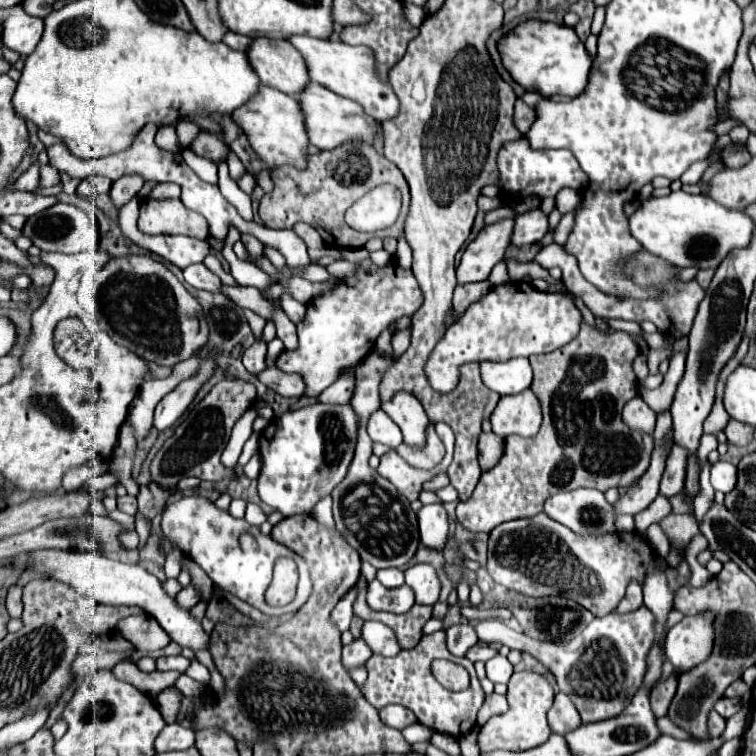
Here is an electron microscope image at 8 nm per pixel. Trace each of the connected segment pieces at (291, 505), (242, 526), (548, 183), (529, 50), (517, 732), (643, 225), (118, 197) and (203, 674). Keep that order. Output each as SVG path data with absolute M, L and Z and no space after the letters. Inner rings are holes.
M315 402L271 420L259 434L261 474L257 492L261 502L283 516L311 514L313 506L345 478L355 452L355 438L355 412L349 404L327 406Z
M185 496L177 502L173 502L171 506L165 508L163 512L163 520L161 520L161 528L163 534L175 542L185 556L189 556L195 564L199 564L207 576L223 590L229 590L231 594L235 594L237 598L245 600L247 604L259 608L261 612L269 614L269 616L281 616L281 614L291 614L295 612L299 606L303 606L303 602L307 602L309 592L311 592L311 580L309 580L309 572L307 572L307 564L303 562L303 558L299 558L295 552L283 548L283 544L275 542L271 536L263 536L259 532L257 526L249 526L245 520L237 520L233 518L229 512L219 510L213 502L199 498L199 496ZM243 532L249 532L255 540L257 540L257 550L253 554L247 554L241 550L239 544L239 536ZM277 558L293 558L297 568L299 568L299 584L297 584L297 596L291 604L287 606L279 606L273 608L265 602L263 594L267 590L267 586L271 584L271 576L273 576L273 566Z
M521 136L519 140L505 142L501 146L497 156L497 168L499 168L497 188L507 202L521 202L531 196L543 200L547 196L553 198L561 188L583 190L583 186L587 186L587 176L579 168L579 162L575 160L571 150L553 150L553 148L535 150L531 148L525 136Z
M539 20L523 22L501 38L499 50L503 66L511 72L513 80L521 84L525 90L535 90L545 98L553 94L577 98L587 88L593 58L587 52L585 44L575 34L575 30L569 26L559 26L555 22L539 22Z
M527 670L515 672L509 680L507 700L509 700L509 710L505 714L489 718L479 732L481 752L483 750L529 750L541 746L551 736L547 710L553 704L553 688L545 680L545 676Z
M683 190L663 198L651 196L633 216L629 216L629 226L631 234L635 234L651 254L665 258L677 268L697 266L699 270L715 270L731 250L747 248L755 230L753 218L743 210L729 210L709 196L693 196Z
M127 176L127 178L119 178L113 186L111 186L111 202L113 202L113 208L115 212L119 212L119 208L123 204L127 204L131 198L135 198L139 194L139 190L143 188L143 180L141 178L133 178L133 176Z
M193 660L193 662L191 662L191 666L189 666L187 674L189 674L189 676L193 676L195 680L203 682L203 684L209 684L209 670L207 670L201 662L197 662L197 660Z

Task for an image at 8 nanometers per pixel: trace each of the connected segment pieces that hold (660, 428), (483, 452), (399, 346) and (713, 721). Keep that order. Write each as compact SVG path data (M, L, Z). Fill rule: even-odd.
M665 410L663 414L657 416L657 428L653 432L655 444L661 444L661 438L669 432L669 428L671 428L671 414L669 414L669 410Z
M481 432L479 436L479 466L483 472L491 470L495 462L499 462L503 456L503 440L495 436L493 432L485 434Z
M411 328L401 330L401 332L395 332L393 338L391 338L391 346L393 346L393 350L395 350L397 354L403 354L403 352L407 350L409 342L411 342Z
M715 710L709 714L709 722L707 722L707 730L709 730L709 738L719 738L725 732L725 718L721 718Z

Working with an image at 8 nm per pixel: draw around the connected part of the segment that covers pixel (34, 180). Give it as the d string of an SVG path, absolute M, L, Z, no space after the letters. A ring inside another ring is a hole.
M33 164L33 166L31 166L27 172L23 172L23 174L21 174L21 176L15 180L13 188L33 192L33 190L39 190L39 188L41 188L39 180L41 180L41 176L39 176L39 164Z

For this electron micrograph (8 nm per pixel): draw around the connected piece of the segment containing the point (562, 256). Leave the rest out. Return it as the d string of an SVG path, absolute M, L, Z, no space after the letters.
M549 244L549 246L543 246L539 250L539 254L535 256L535 262L541 264L543 268L553 268L553 266L559 266L562 270L561 280L569 292L573 292L575 296L579 296L585 306L599 318L623 318L623 320L633 320L633 322L641 322L641 320L651 320L659 332L663 334L675 334L677 338L683 338L689 334L691 326L693 326L693 318L697 314L697 308L699 308L699 302L703 300L705 292L703 288L691 280L689 284L679 284L677 282L677 272L671 274L671 278L667 280L667 290L663 290L663 298L655 298L655 300L631 300L631 298L625 298L625 300L619 300L619 298L611 298L609 294L603 294L599 292L595 286L591 286L591 282L587 282L583 278L583 274L579 272L577 268L577 262L575 258L571 258L571 254L567 254L563 250L563 246L557 246L557 244Z

